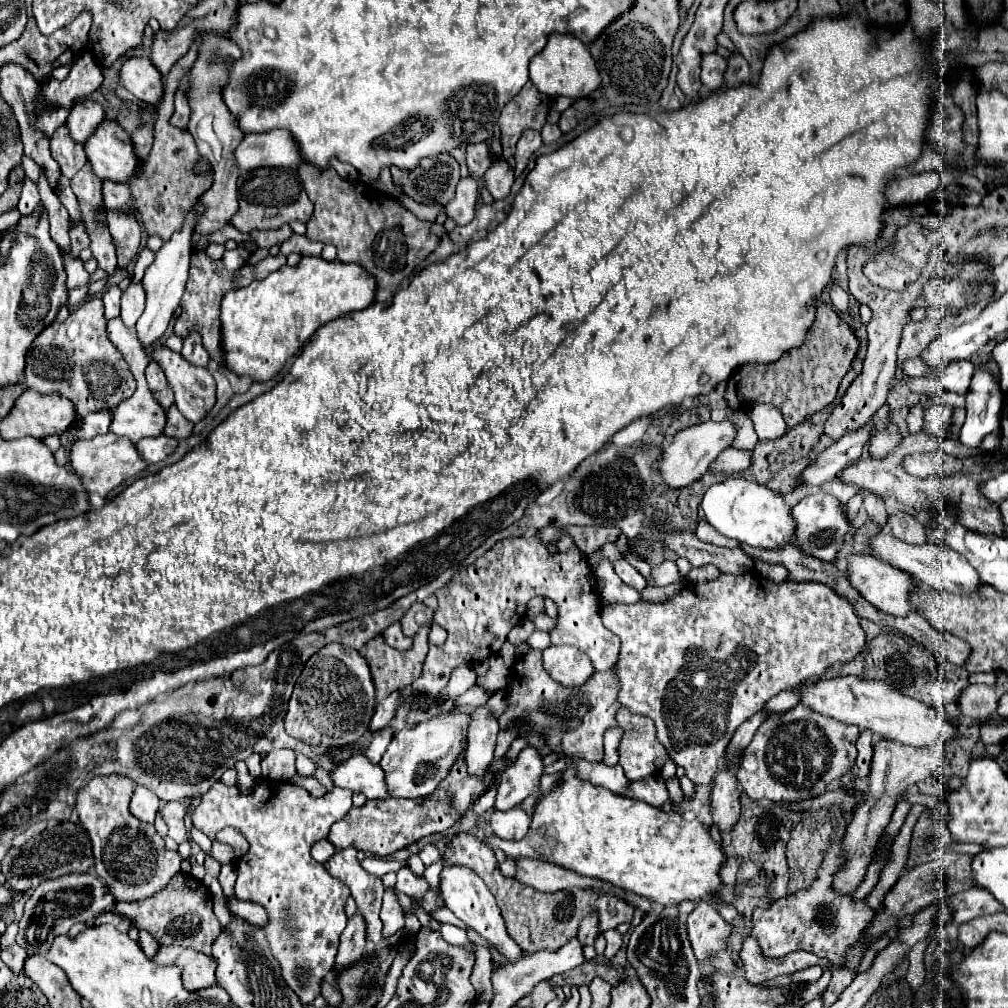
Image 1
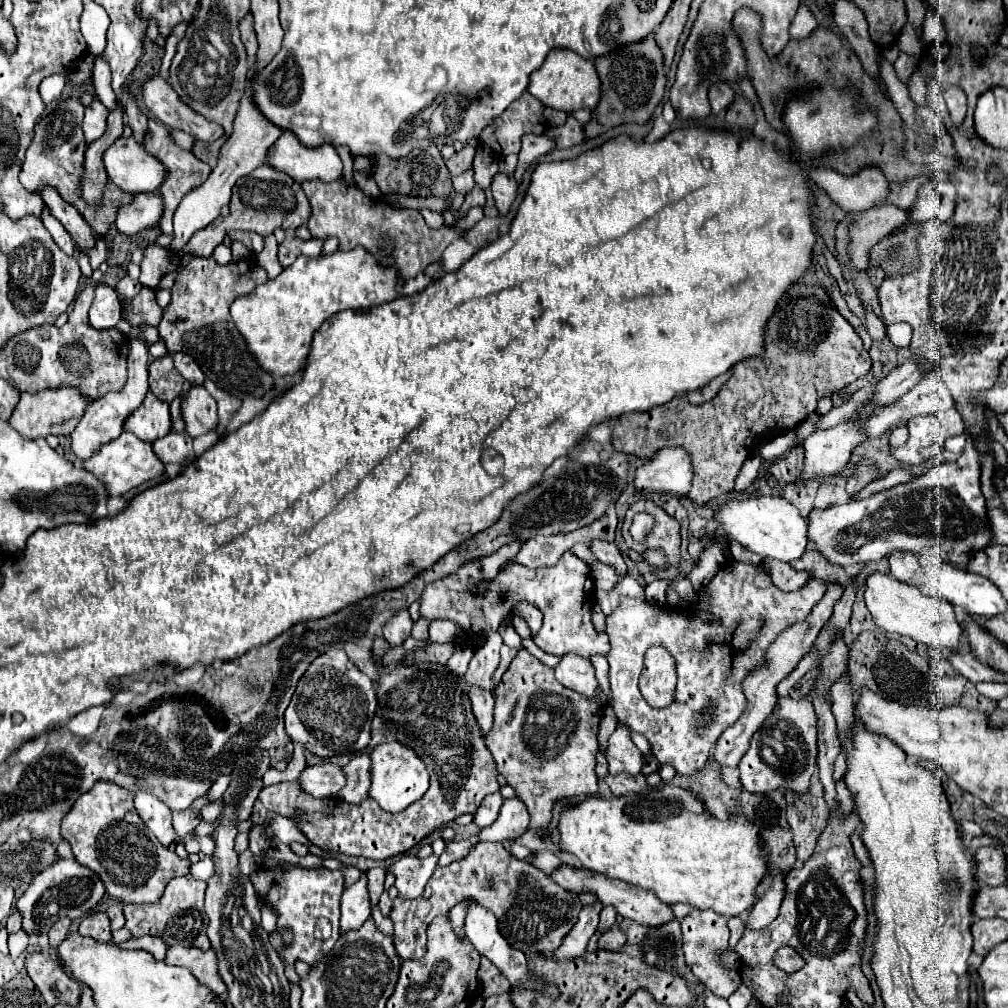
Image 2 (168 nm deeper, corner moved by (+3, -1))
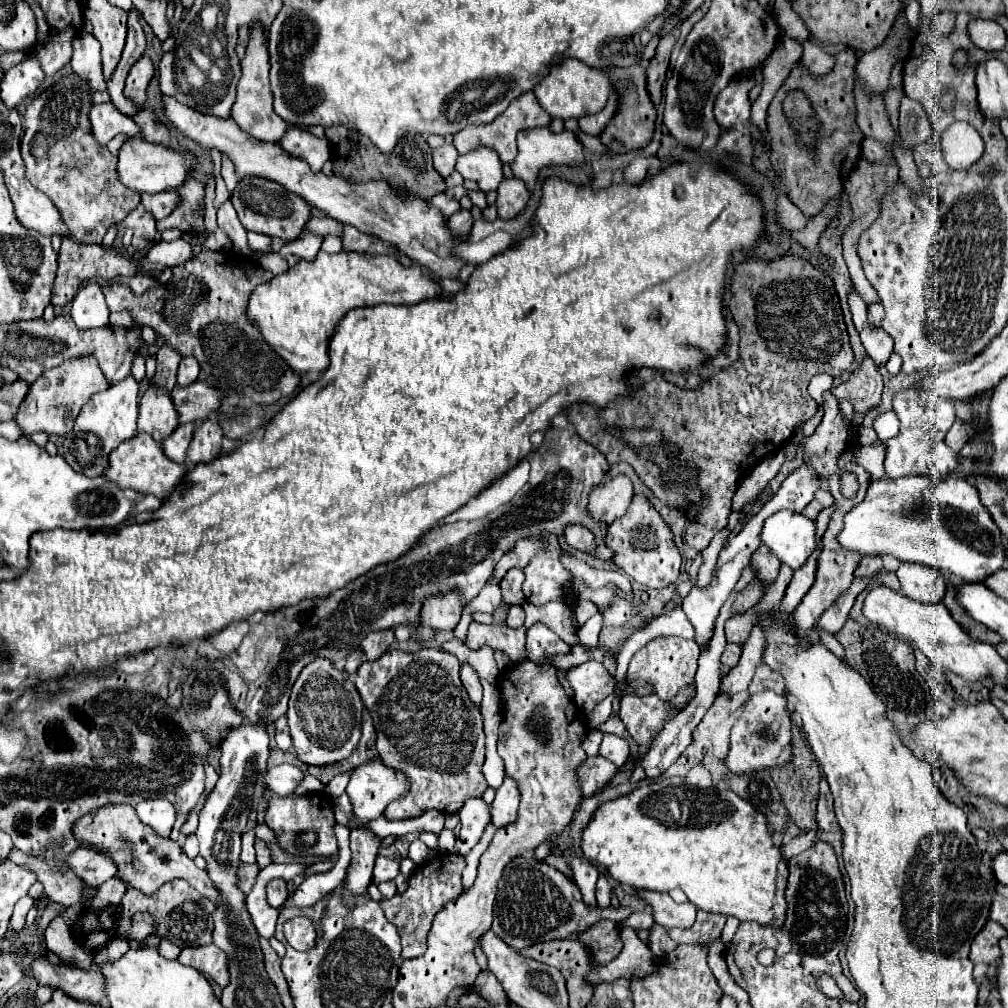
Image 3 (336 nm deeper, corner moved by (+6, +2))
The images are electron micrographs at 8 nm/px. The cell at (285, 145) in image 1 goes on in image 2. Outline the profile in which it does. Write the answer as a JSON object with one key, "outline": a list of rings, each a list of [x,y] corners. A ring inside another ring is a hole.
{"outline":[[[283,130],[281,138],[269,148],[269,164],[275,170],[287,172],[299,184],[305,180],[333,182],[341,178],[343,170],[339,154],[329,144],[307,148],[291,134],[291,130]]]}

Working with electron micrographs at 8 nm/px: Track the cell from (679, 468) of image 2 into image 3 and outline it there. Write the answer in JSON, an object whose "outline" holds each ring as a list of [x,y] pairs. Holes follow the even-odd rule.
{"outline":[[[616,475],[614,479],[610,479],[610,483],[600,483],[592,491],[588,511],[594,515],[594,519],[612,523],[626,513],[628,505],[632,503],[632,495],[632,481],[626,475]]]}

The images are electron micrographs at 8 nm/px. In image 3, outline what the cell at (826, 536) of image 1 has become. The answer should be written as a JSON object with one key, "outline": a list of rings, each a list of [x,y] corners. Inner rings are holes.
{"outline":[[[956,473],[948,475],[938,485],[934,485],[932,479],[924,475],[910,475],[900,479],[882,477],[872,481],[864,501],[844,515],[844,529],[836,539],[846,551],[854,551],[858,555],[894,555],[900,561],[924,563],[940,571],[950,569],[954,575],[968,583],[980,583],[1004,565],[1004,543],[1000,529],[980,503],[978,489]]]}

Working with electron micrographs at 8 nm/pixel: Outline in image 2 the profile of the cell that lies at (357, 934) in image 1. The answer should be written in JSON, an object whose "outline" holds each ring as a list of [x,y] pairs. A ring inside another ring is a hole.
{"outline":[[[367,876],[347,886],[341,894],[341,932],[357,930],[371,916],[371,902],[367,892]]]}

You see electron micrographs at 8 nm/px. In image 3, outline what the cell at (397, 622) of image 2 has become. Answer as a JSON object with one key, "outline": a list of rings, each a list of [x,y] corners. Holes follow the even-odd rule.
{"outline":[[[386,629],[386,631],[372,631],[370,635],[366,635],[366,639],[360,643],[360,647],[366,653],[368,661],[378,659],[382,653],[388,651],[388,647],[396,641],[394,637],[394,629]]]}

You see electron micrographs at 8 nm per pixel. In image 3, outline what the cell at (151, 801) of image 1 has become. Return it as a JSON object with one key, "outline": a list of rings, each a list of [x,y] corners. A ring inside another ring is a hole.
{"outline":[[[154,797],[154,799],[144,799],[136,805],[136,813],[140,821],[148,827],[152,827],[160,837],[168,837],[174,821],[176,821],[176,811],[172,803],[164,797]]]}

